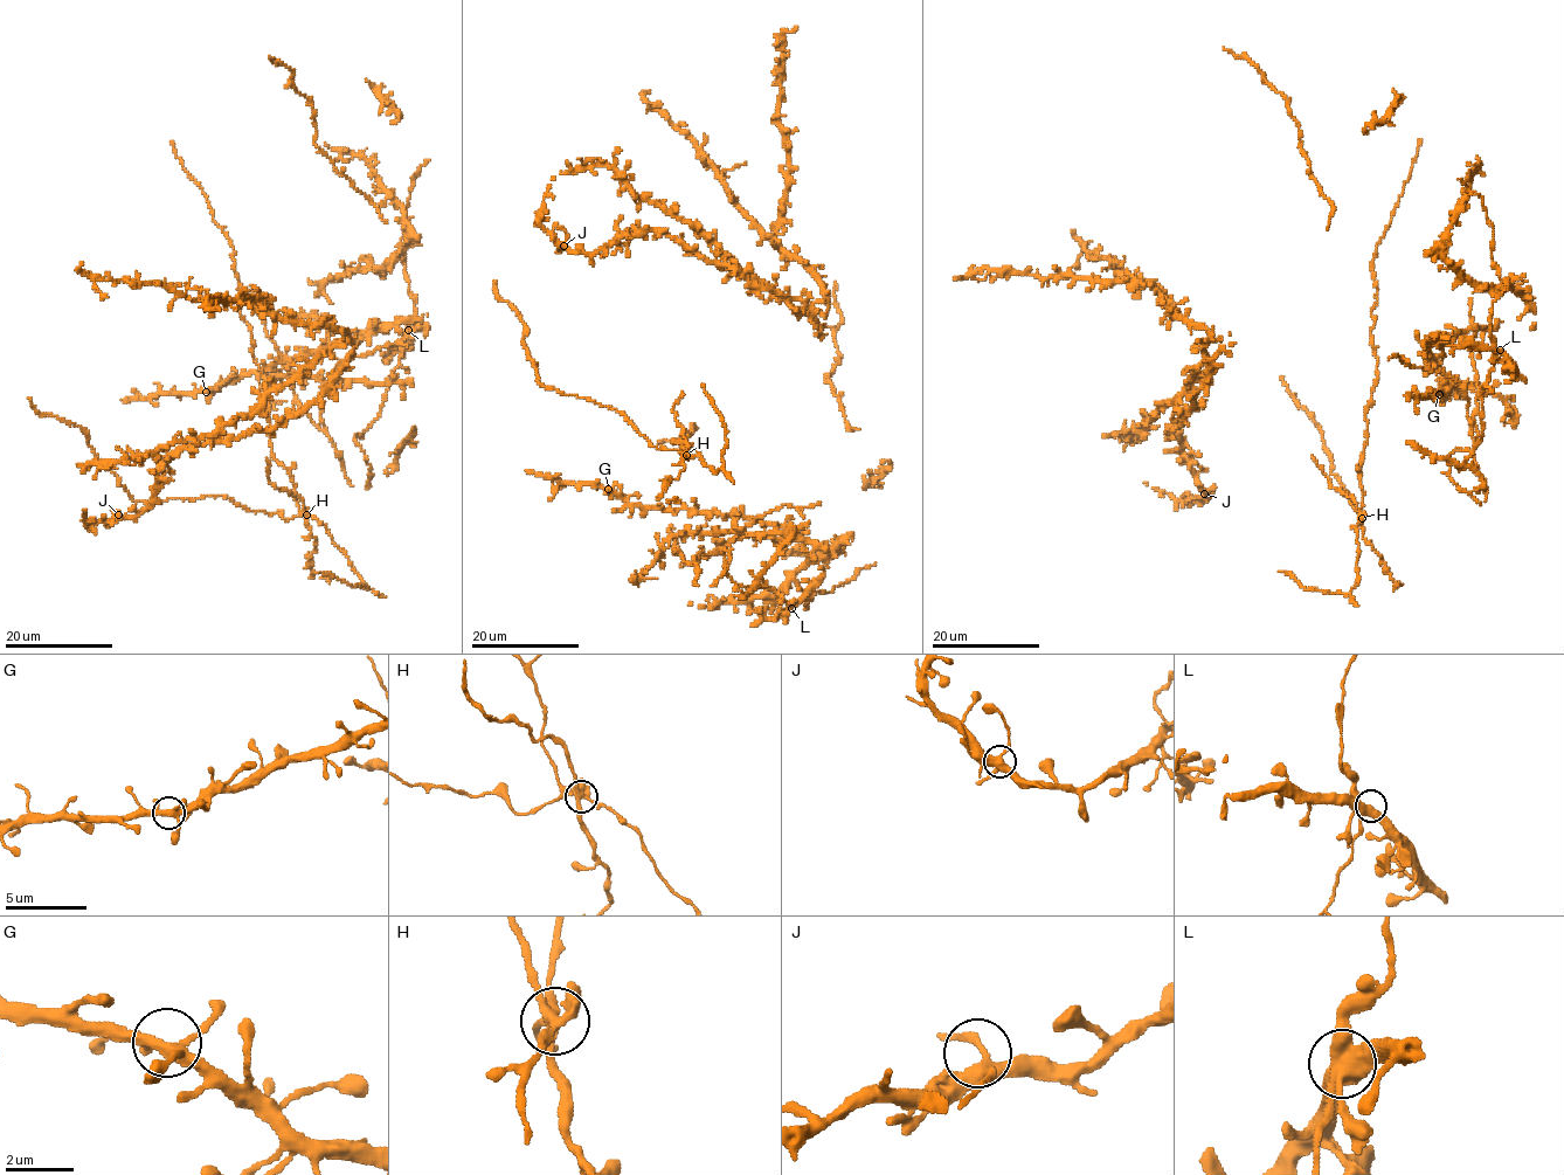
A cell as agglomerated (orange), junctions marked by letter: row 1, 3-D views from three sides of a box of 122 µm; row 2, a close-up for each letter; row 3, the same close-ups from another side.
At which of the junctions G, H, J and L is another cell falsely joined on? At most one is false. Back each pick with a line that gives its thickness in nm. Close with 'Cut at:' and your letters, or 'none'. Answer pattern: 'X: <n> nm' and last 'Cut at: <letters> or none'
H: 300 nm
Cut at: H

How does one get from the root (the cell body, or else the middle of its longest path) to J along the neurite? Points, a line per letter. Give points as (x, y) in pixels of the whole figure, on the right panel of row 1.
J: (1191, 399), (1194, 405), (1183, 416), (1185, 421), (1170, 428), (1180, 440), (1183, 460), (1209, 497), (1204, 493)

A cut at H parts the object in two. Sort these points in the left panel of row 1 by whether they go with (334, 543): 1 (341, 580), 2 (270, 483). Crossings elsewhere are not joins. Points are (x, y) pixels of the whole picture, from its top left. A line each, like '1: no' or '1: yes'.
1: yes
2: no

